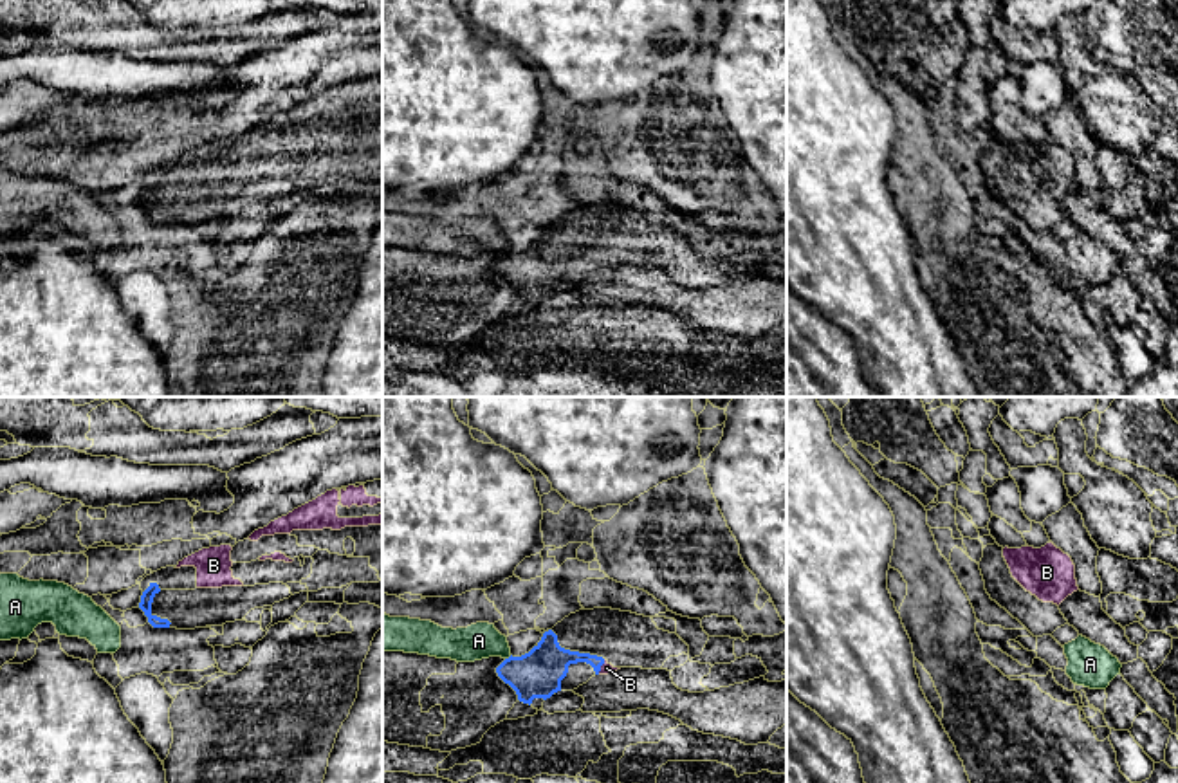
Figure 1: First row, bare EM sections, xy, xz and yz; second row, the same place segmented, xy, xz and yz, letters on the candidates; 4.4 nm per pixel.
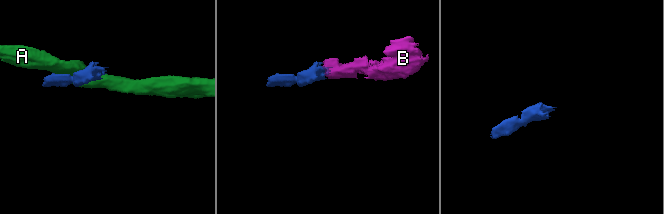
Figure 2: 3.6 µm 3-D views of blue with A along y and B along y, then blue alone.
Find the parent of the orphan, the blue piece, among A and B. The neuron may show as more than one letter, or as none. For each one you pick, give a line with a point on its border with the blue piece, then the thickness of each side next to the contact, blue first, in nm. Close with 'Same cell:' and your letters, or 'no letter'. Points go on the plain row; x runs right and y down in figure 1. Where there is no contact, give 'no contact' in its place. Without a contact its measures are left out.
B: contact xz (601, 260); calibres 190 and 50 nm
Same cell: B

